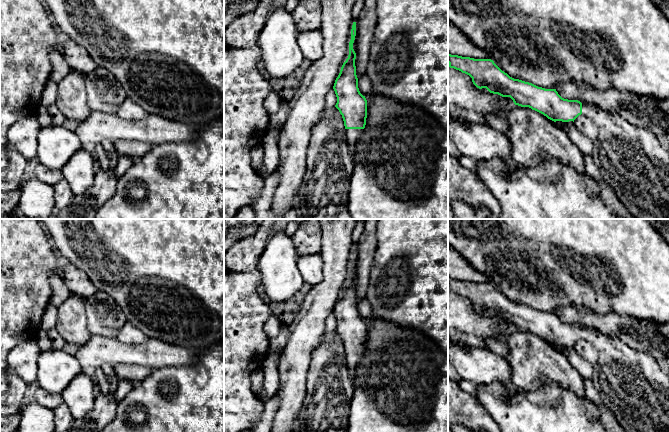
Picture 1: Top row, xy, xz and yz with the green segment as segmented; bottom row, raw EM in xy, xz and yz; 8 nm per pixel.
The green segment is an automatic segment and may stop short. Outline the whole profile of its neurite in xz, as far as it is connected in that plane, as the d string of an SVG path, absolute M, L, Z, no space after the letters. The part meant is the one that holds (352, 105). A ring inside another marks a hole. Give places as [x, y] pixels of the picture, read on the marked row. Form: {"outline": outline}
{"outline": "M353 22L351 40L349 42L349 55L343 63L333 86L337 97L335 107L339 110L344 121L345 137L351 156L356 150L356 144L363 133L367 118L367 100L359 91L356 75L356 53L353 49L355 36L356 22Z"}

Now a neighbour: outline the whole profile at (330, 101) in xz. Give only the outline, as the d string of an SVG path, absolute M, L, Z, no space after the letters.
M332 88L326 95L325 108L331 109L335 107L336 103L337 103L337 97L336 97L334 89Z

